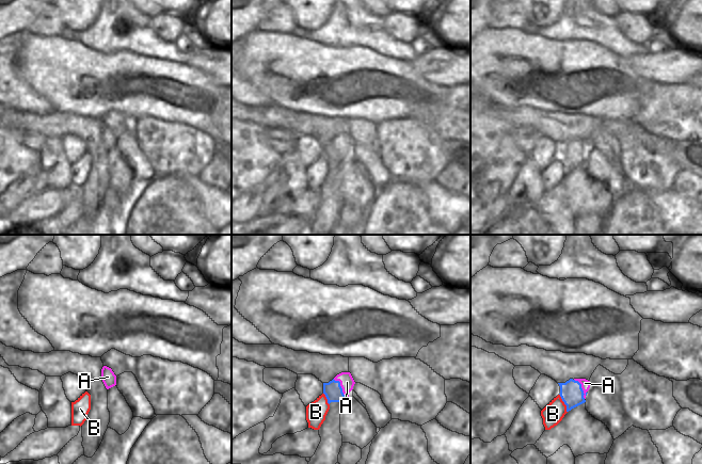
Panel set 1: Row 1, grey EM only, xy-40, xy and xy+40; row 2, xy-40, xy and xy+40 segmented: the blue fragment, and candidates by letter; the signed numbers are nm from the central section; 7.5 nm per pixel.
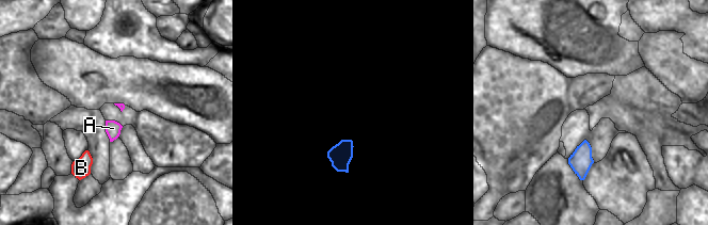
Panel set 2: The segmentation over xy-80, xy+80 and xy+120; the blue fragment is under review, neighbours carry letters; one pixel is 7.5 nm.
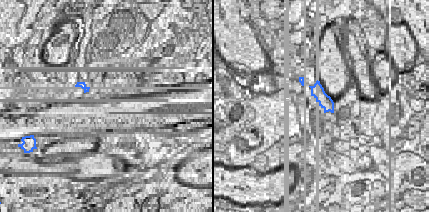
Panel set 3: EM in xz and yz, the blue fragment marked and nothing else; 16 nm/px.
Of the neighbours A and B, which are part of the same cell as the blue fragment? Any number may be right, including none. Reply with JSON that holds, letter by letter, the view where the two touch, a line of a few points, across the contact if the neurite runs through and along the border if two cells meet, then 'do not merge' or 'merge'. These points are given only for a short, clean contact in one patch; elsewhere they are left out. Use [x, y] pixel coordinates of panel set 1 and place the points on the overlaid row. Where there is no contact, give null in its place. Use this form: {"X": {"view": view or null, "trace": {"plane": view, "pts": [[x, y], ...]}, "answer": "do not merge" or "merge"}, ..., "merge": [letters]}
{"A": {"view": "xy+40", "trace": {"plane": "xy+40", "pts": [[574, 379], [580, 384], [585, 398]]}, "answer": "do not merge"}, "B": {"view": "xy+40", "trace": {"plane": "xy+40", "pts": [[571, 392], [571, 396], [564, 403], [553, 414]]}, "answer": "merge"}, "merge": ["B"]}

